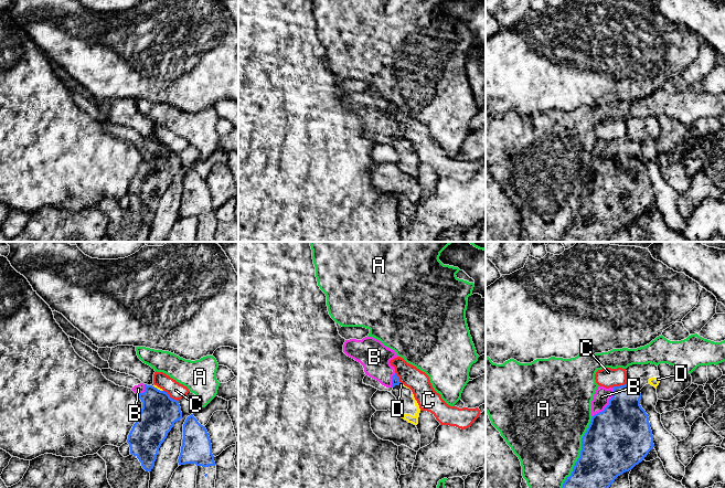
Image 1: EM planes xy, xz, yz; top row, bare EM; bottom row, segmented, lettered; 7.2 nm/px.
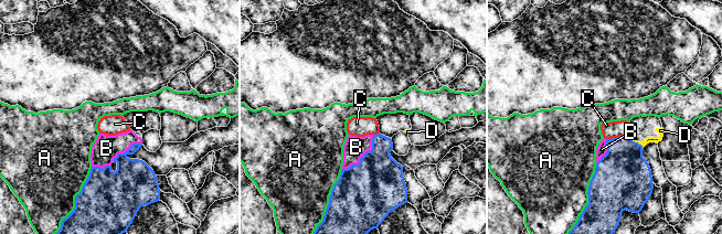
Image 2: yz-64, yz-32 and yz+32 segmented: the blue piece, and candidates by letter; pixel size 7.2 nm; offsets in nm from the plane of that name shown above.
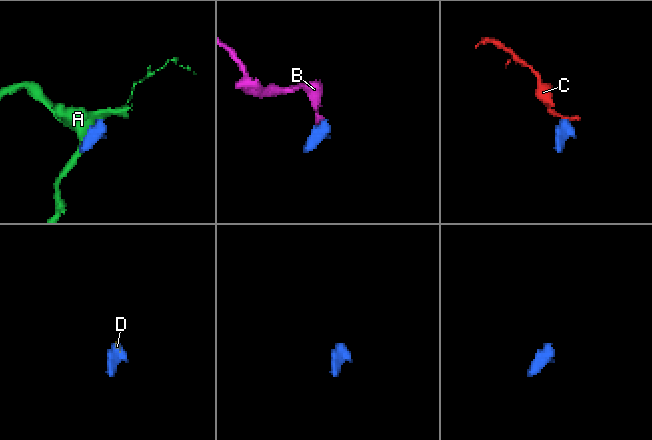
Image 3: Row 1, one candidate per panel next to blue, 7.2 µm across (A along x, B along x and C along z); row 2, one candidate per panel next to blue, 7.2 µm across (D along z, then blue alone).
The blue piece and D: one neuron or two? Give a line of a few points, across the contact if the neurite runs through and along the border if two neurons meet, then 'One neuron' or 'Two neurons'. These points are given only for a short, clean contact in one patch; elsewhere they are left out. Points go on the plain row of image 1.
Line: xy (153, 138), (162, 144). Two neurons

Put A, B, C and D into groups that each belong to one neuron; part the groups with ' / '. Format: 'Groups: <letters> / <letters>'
Groups: A / B / C / D

